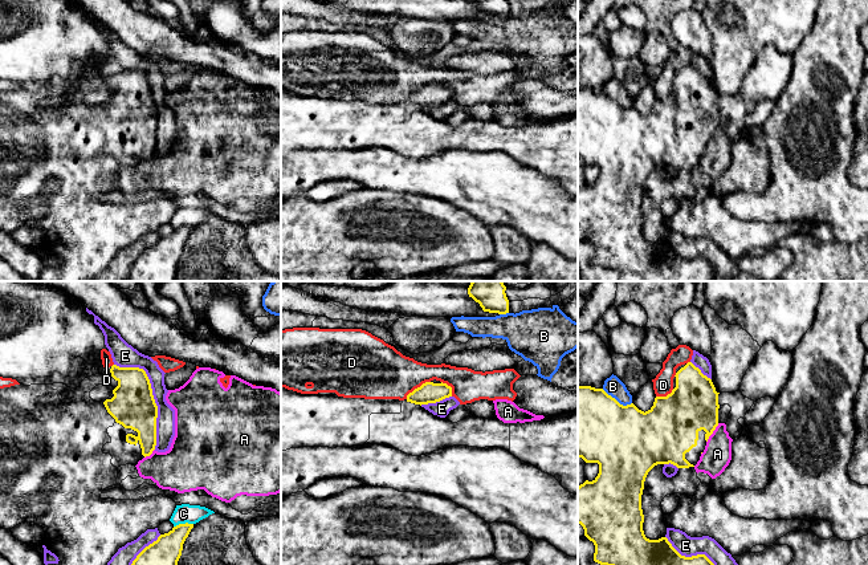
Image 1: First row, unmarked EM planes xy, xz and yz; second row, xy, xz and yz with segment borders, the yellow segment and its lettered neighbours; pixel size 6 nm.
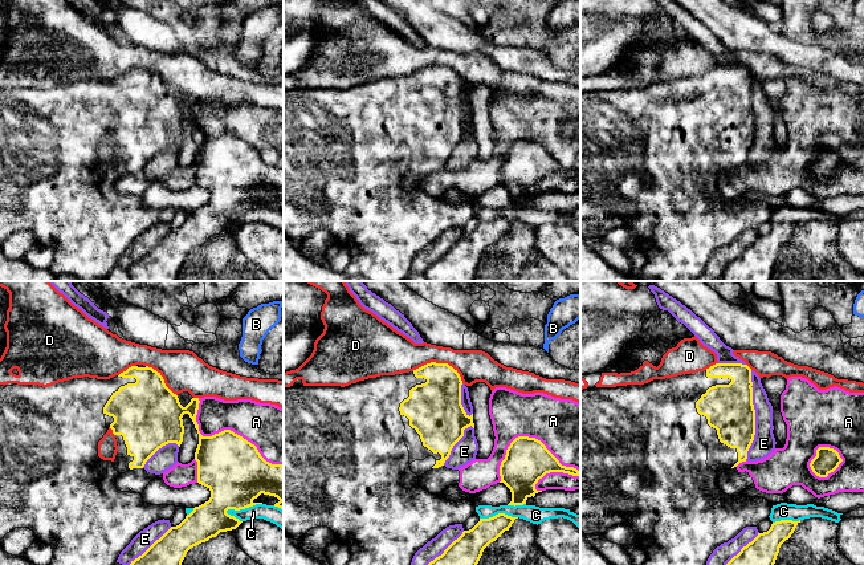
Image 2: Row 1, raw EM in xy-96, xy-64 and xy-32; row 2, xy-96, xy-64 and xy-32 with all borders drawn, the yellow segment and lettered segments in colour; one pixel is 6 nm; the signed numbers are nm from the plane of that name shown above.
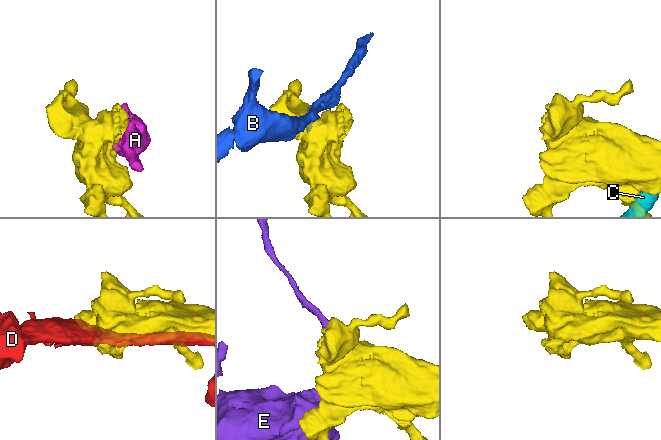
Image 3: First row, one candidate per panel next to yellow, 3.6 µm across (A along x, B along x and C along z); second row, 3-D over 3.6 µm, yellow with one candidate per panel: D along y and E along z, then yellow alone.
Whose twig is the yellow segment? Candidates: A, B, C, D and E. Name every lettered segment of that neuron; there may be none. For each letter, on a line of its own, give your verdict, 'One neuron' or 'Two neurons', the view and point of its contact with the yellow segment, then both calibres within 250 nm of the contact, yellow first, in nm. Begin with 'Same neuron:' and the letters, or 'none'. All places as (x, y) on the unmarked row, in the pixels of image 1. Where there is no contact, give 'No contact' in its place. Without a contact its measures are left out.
Same neuron: none
A: Two neurons. Touches yellow at yz (712, 135). Thickness 340 nm (yellow) against 170 nm
B: Two neurons. Touches yellow at yz (615, 102). Thickness 440 nm (yellow) against 110 nm
C: Two neurons. Touches yellow at xy (183, 227). Thickness 220 nm (yellow) against 120 nm
D: Two neurons. Touches yellow at xz (418, 90). Thickness 130 nm (yellow) against 320 nm
E: Two neurons. Touches yellow at xy (153, 98). Thickness 260 nm (yellow) against 110 nm

